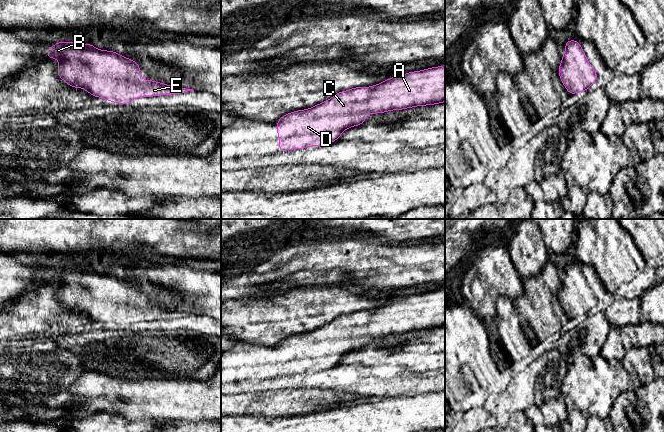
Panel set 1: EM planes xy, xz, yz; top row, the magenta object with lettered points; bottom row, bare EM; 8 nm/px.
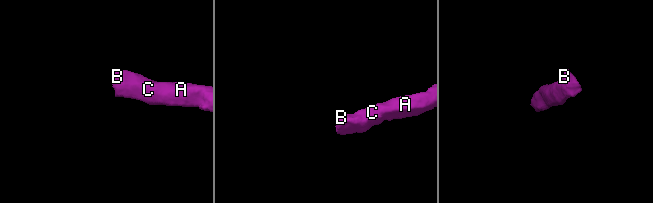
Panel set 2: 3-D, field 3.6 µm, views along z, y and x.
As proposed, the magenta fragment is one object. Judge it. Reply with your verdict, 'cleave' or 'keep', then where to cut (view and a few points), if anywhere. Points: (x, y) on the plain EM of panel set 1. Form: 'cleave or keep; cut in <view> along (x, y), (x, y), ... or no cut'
keep; no cut

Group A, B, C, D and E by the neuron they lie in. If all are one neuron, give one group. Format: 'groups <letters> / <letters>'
groups A B C D E

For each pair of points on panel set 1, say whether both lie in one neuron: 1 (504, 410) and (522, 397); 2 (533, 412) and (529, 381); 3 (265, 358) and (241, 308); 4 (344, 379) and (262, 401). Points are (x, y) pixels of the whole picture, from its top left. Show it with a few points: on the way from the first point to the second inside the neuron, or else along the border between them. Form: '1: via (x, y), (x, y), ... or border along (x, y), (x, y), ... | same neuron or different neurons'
1: via (508, 406), (518, 397) | same neuron
2: border along (534, 403), (524, 412) | different neurons
3: border along (248, 343), (275, 346) | different neurons
4: border along (301, 386), (334, 390) | different neurons

